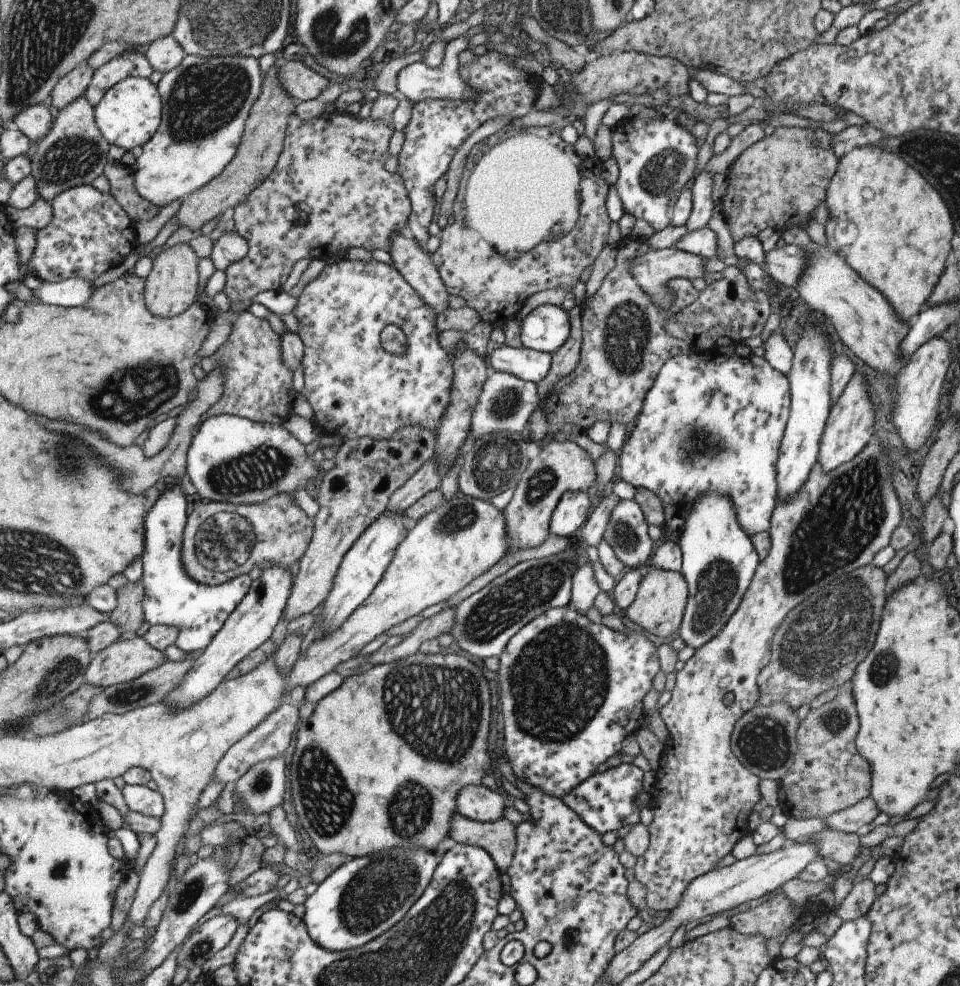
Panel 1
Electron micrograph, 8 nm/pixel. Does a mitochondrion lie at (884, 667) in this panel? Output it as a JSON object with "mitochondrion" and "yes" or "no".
{"mitochondrion":"yes"}

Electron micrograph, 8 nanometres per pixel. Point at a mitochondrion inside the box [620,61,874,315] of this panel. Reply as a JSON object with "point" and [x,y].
{"point":[662,173]}

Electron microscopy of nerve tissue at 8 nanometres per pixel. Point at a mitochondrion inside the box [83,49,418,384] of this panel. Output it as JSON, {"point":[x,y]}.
{"point":[204,98]}

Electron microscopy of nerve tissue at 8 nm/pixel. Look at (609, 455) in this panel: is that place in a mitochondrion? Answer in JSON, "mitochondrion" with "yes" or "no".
{"mitochondrion":"no"}

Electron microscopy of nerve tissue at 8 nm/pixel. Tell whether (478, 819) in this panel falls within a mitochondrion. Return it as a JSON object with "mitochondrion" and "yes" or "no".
{"mitochondrion":"no"}

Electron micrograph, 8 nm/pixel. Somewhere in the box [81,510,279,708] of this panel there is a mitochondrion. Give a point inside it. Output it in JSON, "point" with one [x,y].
{"point":[224,542]}

